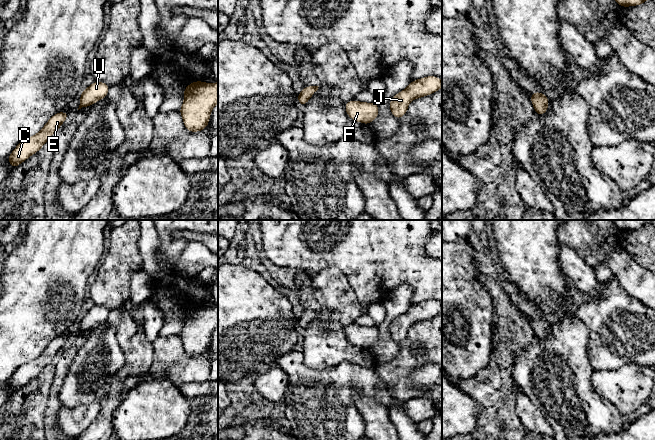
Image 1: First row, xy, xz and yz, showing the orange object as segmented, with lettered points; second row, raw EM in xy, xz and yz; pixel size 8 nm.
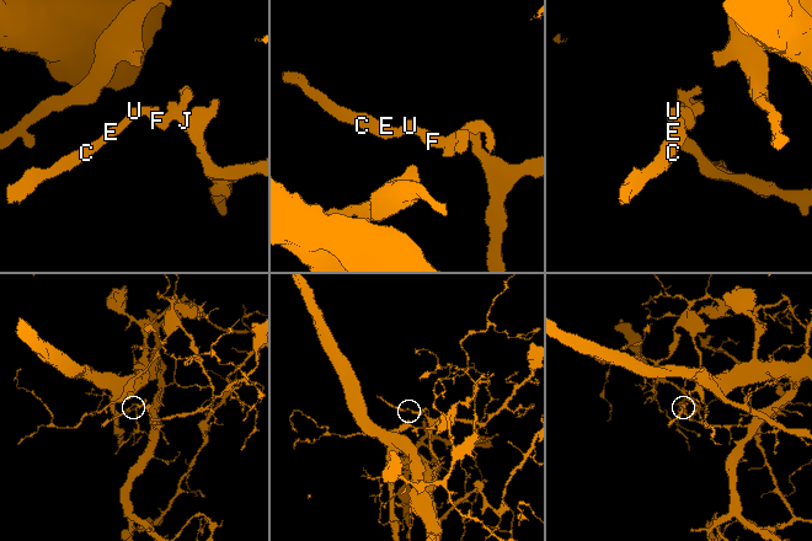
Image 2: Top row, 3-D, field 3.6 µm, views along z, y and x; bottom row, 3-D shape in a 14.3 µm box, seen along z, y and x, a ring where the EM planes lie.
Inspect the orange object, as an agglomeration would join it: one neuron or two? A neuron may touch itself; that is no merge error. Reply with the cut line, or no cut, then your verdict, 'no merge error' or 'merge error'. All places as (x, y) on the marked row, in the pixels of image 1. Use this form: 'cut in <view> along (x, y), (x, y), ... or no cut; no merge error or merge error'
no cut; no merge error

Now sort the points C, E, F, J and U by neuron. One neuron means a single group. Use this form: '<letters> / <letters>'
C E F J U

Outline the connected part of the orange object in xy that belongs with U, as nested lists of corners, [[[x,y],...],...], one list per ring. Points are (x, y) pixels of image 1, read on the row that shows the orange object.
[[[95,81],[92,83],[80,94],[80,105],[78,110],[82,107],[90,107],[98,100],[105,99],[109,88],[110,85],[103,82]]]

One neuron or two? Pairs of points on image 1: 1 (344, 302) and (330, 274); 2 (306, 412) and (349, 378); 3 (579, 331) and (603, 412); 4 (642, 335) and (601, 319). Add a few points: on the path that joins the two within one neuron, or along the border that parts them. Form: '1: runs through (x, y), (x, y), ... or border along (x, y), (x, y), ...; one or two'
1: runs through (338, 295), (331, 288), (331, 281); one
2: runs through (317, 406), (338, 385); one
3: runs through (579, 351), (580, 389), (583, 392); one
4: runs through (632, 335), (617, 335), (611, 329); one

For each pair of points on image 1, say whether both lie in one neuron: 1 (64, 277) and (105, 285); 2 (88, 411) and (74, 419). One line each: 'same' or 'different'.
1: different
2: same

